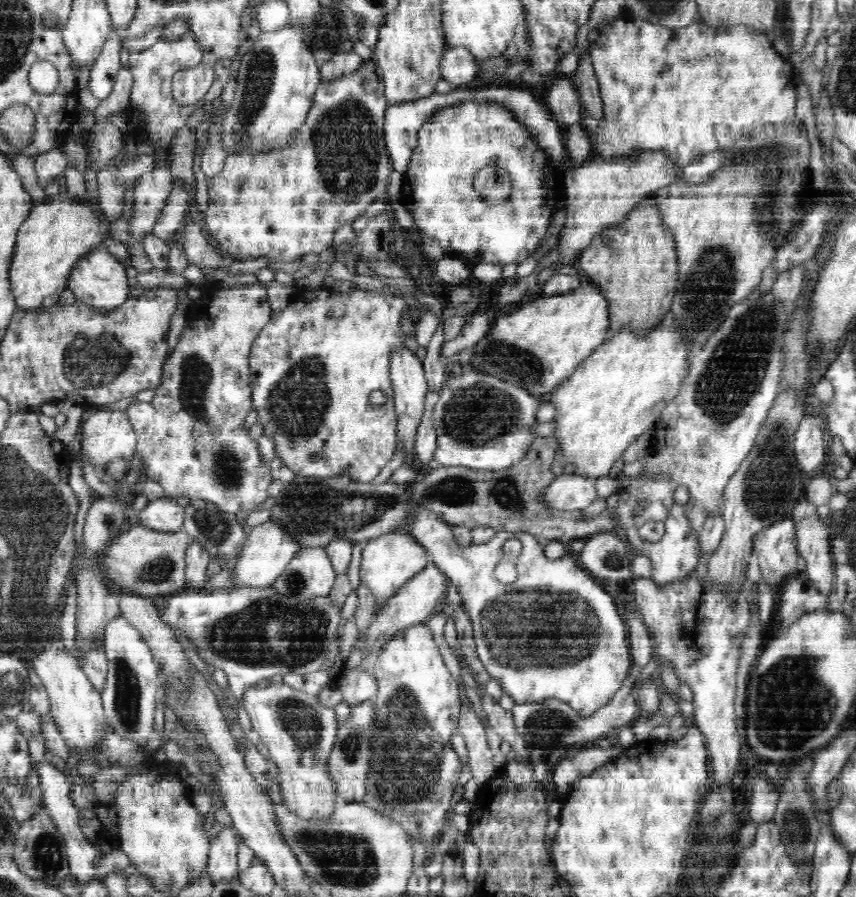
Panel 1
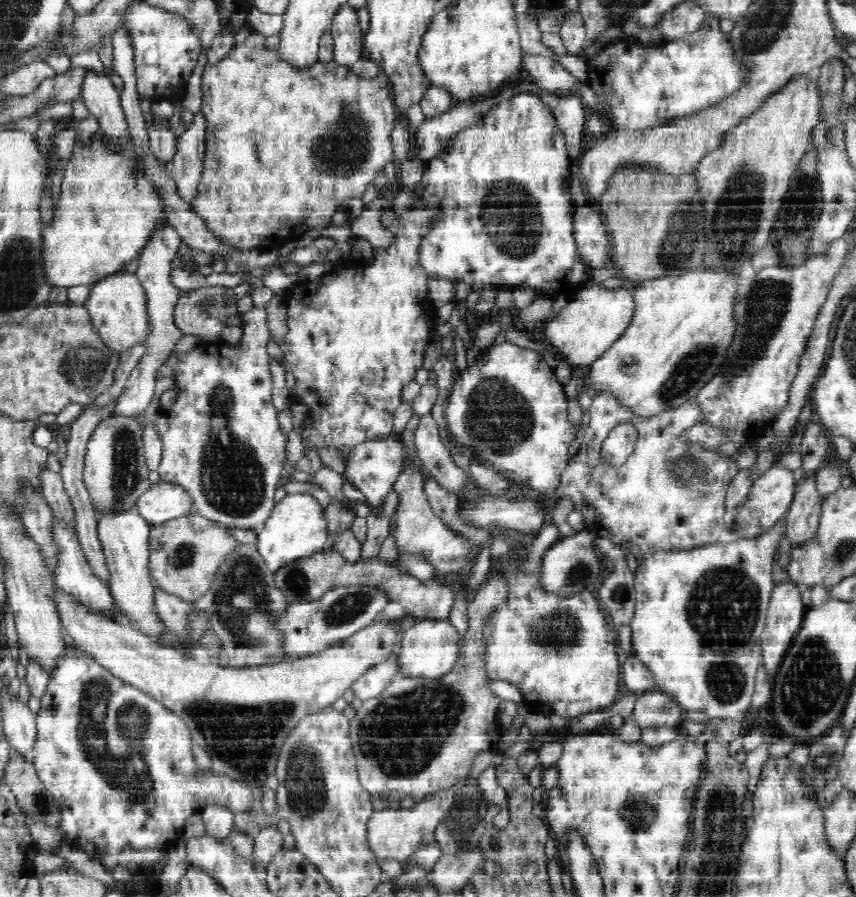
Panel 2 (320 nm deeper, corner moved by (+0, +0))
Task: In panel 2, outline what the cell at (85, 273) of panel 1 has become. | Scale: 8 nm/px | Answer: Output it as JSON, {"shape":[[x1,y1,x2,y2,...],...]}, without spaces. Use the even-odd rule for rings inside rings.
{"shape":[[121,270,97,281,96,284,92,285,88,301,84,306,86,312,91,317,92,327,98,332,100,339,108,349,112,349,112,351,118,352,121,355,128,349,138,346,138,344,145,345,149,336,148,302,142,281,134,273]]}

